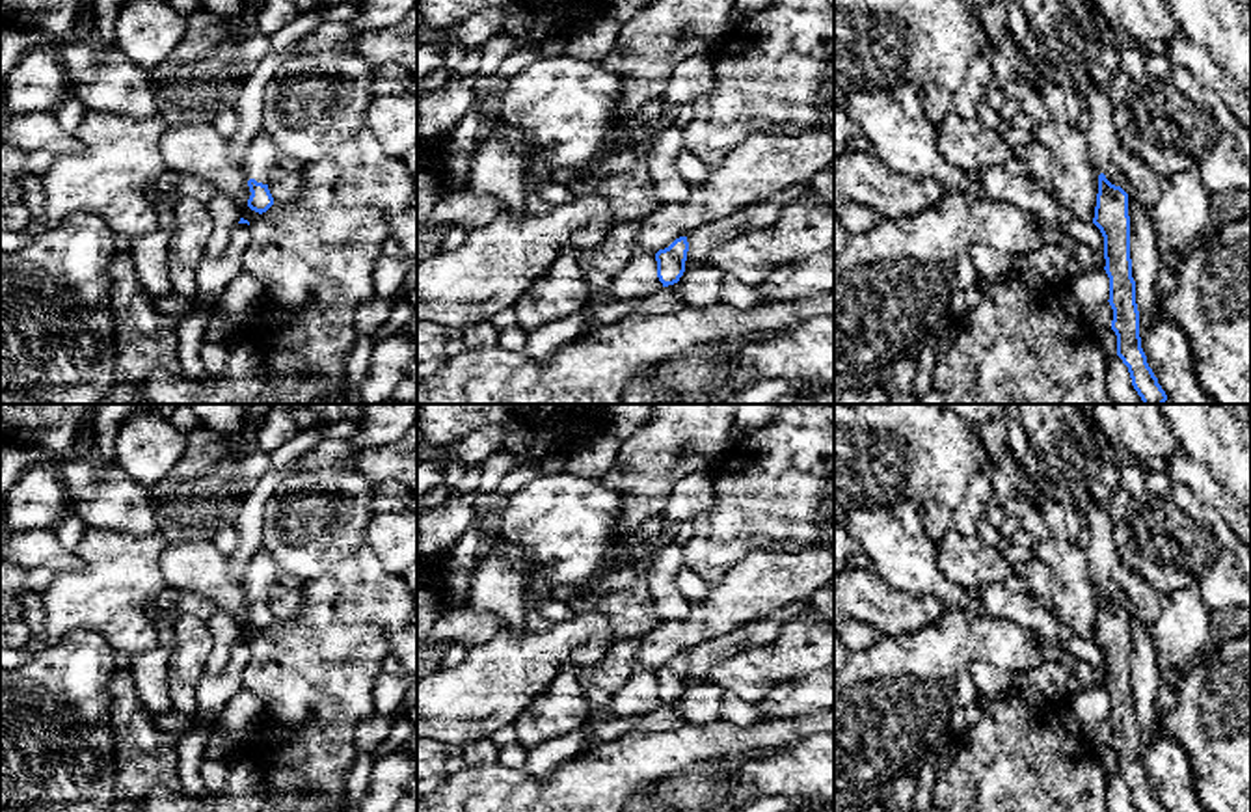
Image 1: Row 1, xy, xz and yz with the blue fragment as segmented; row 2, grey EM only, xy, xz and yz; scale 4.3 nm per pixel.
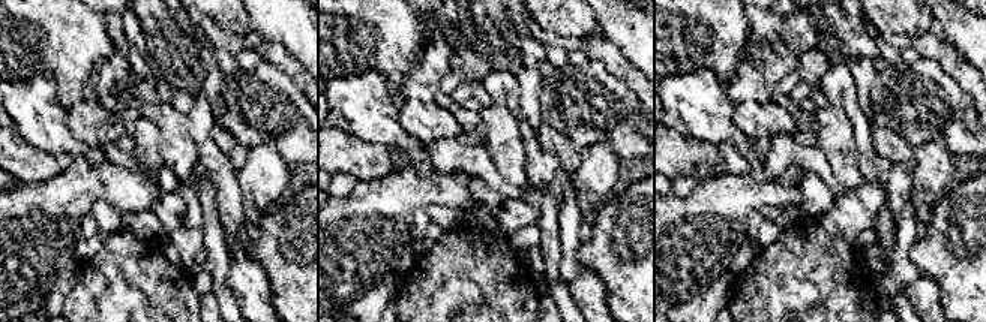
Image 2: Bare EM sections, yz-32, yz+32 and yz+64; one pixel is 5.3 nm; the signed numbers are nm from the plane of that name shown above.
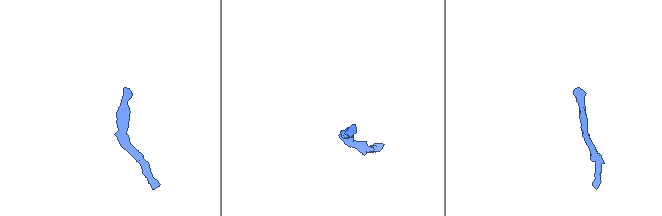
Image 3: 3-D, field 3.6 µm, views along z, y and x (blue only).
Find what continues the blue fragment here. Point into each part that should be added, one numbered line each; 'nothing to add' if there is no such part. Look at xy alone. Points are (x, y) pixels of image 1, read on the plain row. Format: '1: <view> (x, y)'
1: xy (261, 572)

